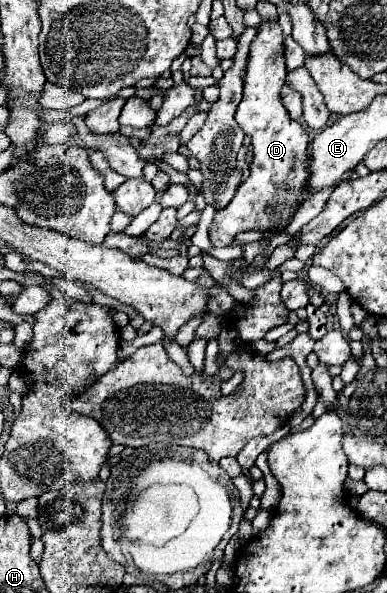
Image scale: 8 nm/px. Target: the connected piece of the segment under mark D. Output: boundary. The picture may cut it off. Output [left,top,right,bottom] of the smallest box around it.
[209,23,309,247]

